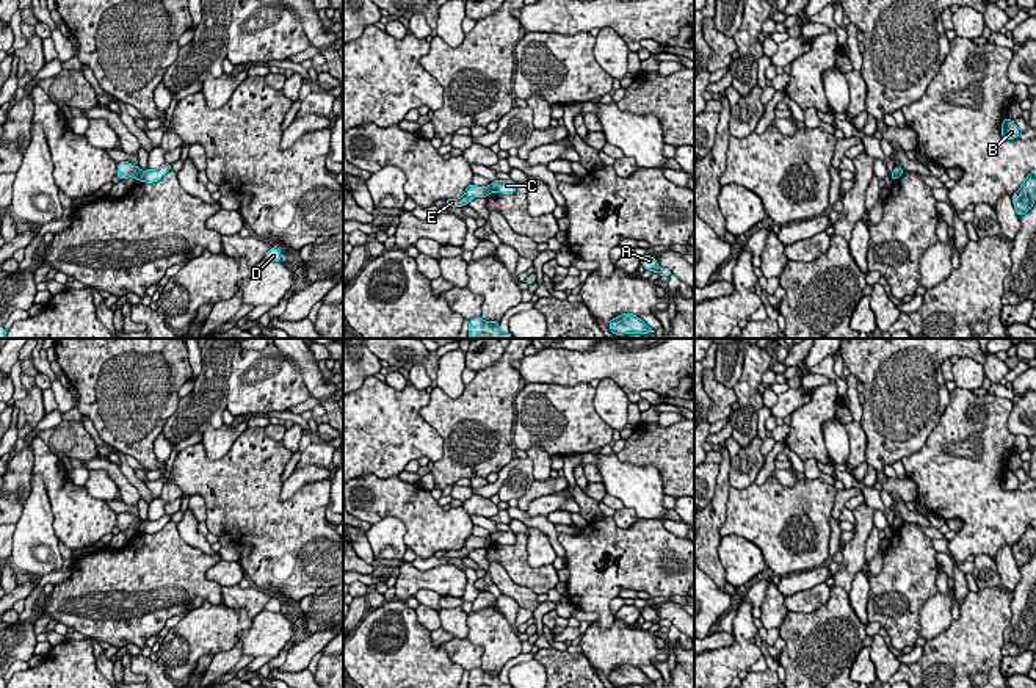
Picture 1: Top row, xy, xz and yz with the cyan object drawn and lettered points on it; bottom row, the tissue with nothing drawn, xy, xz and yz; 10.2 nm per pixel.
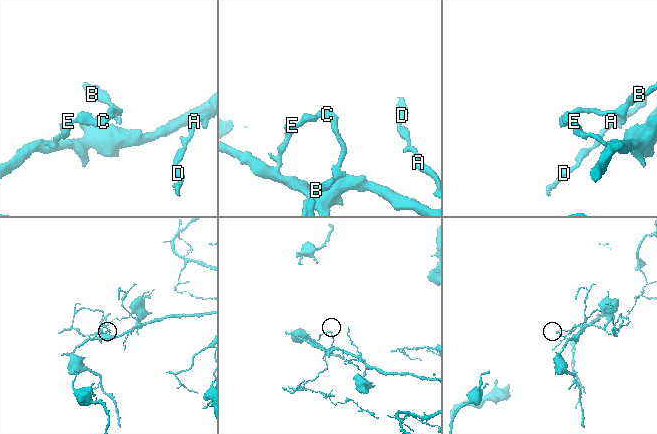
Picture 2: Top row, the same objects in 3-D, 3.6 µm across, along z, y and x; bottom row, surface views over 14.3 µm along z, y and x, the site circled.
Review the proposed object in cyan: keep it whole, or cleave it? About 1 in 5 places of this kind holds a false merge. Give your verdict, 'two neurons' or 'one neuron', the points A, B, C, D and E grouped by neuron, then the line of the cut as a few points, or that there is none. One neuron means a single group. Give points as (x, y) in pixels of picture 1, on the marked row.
two neurons | A D E / B C | xy (141, 171), (137, 179)

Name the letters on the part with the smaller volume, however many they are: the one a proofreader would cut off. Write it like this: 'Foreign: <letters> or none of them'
Foreign: B, C

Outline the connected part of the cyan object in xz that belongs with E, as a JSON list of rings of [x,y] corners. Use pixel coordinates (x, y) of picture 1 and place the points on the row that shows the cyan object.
[[[470,183],[464,194],[459,199],[447,199],[445,207],[462,207],[467,205],[470,199],[473,197],[487,197],[492,193],[491,186],[476,186]]]

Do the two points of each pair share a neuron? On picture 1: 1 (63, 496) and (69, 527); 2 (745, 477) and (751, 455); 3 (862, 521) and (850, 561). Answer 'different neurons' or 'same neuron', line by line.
1: same neuron
2: same neuron
3: same neuron

